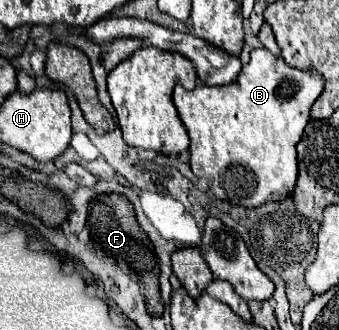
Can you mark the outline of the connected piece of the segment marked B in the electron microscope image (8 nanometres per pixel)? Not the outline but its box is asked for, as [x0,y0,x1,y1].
[174,48,322,206]

